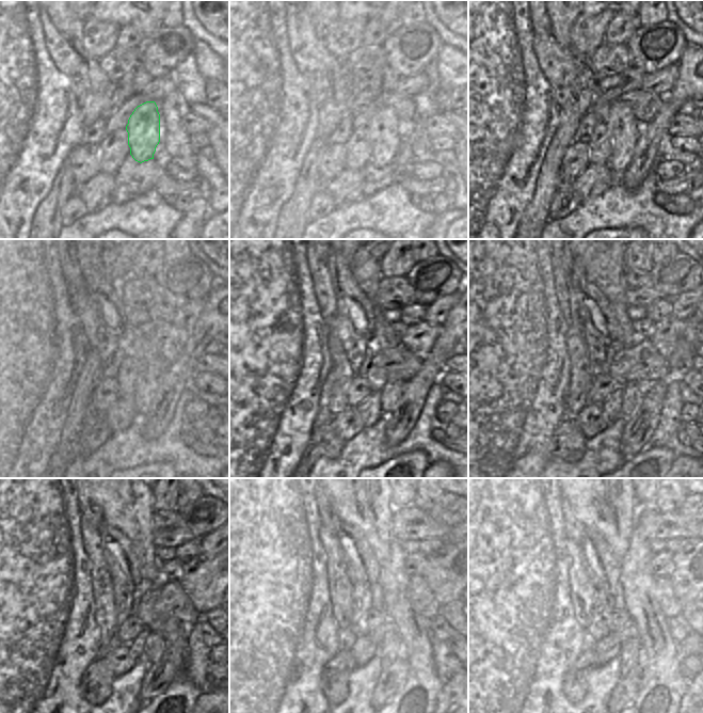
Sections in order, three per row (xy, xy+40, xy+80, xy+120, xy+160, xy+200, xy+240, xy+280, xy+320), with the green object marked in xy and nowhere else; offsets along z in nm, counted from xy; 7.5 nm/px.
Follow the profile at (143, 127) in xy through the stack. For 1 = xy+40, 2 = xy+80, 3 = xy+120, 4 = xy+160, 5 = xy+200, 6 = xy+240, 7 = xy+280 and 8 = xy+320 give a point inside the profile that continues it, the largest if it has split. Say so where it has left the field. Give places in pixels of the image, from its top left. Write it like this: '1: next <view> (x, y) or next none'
1: next xy+40 (383, 127)
2: next xy+80 (622, 124)
3: next xy+120 (133, 342)
4: next xy+160 (389, 395)
5: next xy+200 (632, 397)
6: next xy+240 (154, 648)
7: next xy+280 (393, 648)
8: next xy+320 (630, 651)

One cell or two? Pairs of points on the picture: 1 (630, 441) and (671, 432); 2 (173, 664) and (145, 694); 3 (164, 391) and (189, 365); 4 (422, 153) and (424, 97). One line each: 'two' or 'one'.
1: two
2: one
3: one
4: two

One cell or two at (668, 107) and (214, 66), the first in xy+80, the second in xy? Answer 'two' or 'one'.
one

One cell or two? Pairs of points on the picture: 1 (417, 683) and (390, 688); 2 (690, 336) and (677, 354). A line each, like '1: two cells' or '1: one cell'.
1: two cells
2: two cells

